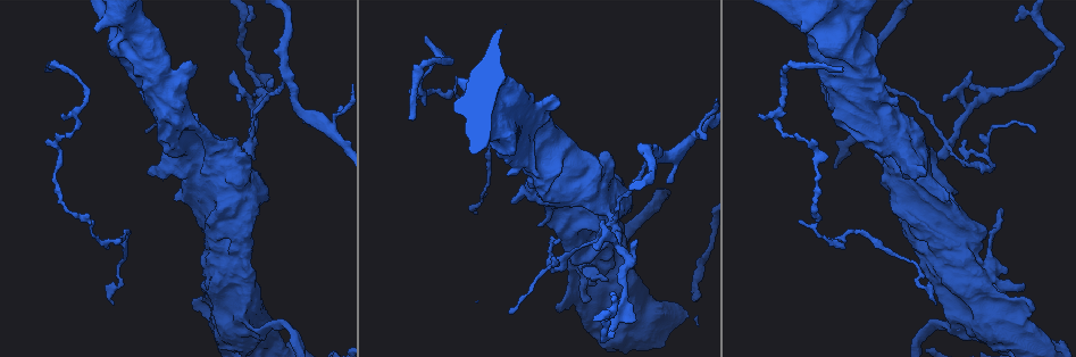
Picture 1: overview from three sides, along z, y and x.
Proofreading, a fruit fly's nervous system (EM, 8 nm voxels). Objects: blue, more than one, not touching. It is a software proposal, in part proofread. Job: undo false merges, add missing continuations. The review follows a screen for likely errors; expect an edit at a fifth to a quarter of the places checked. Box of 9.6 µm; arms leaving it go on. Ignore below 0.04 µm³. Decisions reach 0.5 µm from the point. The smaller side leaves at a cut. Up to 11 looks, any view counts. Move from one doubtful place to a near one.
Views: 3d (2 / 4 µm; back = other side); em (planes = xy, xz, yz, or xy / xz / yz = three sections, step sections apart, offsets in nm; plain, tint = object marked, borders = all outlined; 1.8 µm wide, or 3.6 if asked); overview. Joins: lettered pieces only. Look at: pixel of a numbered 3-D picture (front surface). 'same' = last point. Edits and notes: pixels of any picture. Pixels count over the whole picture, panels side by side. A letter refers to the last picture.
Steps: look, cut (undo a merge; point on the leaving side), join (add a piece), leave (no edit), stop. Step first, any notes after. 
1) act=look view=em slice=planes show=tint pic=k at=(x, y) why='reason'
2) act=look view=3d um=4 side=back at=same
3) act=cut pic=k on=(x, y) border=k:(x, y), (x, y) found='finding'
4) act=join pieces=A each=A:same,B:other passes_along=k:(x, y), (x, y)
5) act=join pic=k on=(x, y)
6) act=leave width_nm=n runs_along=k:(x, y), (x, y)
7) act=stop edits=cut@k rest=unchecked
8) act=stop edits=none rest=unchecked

act=look view=em um=3.6 slice=planes show=plain pic=1 at=(411, 120) why='long arm stops here'

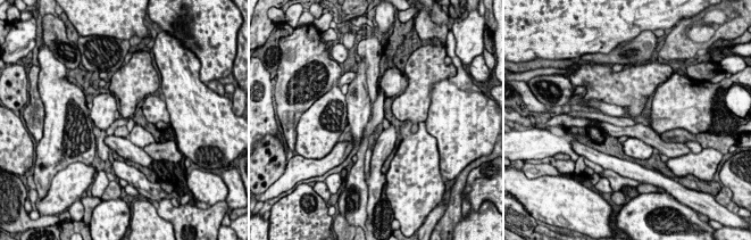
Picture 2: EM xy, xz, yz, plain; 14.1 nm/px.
act=look view=em um=3.6 slice=planes show=borders at=same

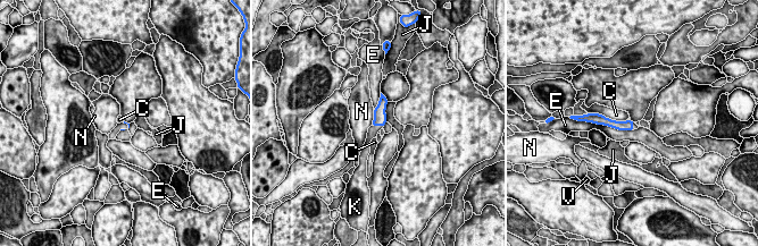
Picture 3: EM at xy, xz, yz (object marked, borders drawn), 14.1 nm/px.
act=join pieces=K each=C:other,E:other,J:other,K:same,N:other,V:other passes_along=3:(380, 117), (377, 125), (373, 130) found='it goes on there'

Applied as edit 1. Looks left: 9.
act=look view=3d um=4 pic=1 at=(546, 104) why='thick turns thin'

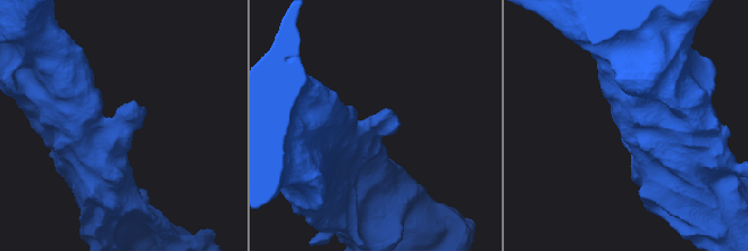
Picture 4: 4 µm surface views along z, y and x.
act=look view=em um=3.6 slice=planes show=borders pic=4 at=(117, 131)

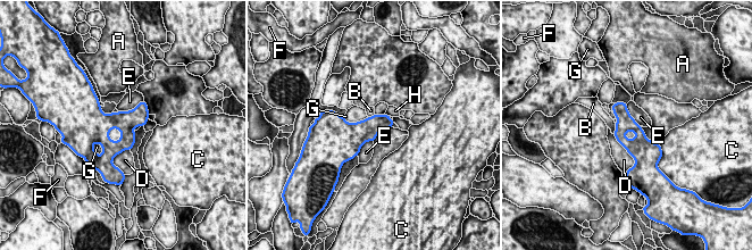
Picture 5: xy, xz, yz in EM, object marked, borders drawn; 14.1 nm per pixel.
act=leave width_nm=320 each=A:other,B:other,C:other,D:other,E:other,F:other,G:other,H:other border=5:(143, 100), (131, 109), (118, 111) found='continuous, no second neuron'

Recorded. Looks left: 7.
act=look view=em slice=planes show=tint pic=1 at=(113, 305) why='thin end'

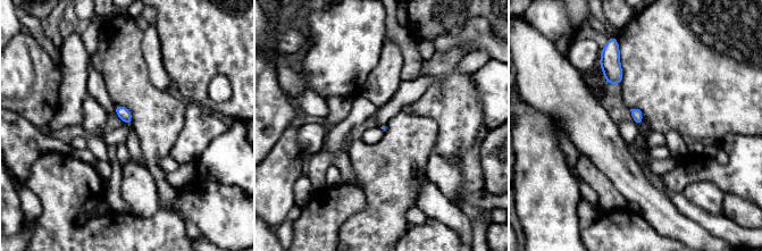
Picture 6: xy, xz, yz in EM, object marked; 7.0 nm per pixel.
act=look view=em slice=planes show=borders at=same

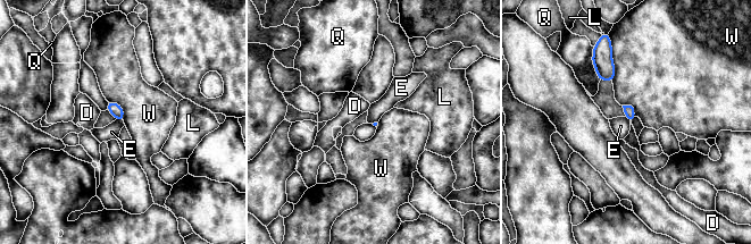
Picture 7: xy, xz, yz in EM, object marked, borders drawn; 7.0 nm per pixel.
act=leave each=D:other,E:other,L:other,Q:other,W:other border=7:(116, 118), (123, 122) found='none of them fits'

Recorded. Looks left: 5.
act=look view=em slice=xy step=4 show=tint pic=1 at=(999, 268) why='touches itself'

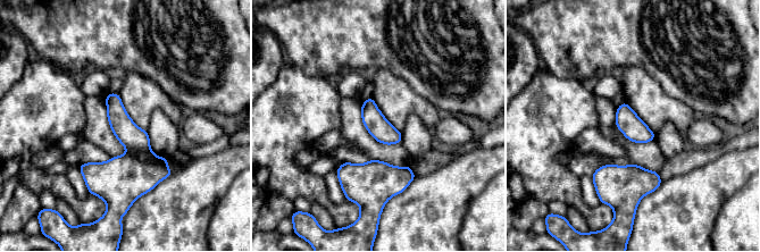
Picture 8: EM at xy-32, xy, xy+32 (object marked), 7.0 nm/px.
act=look view=em slice=planes show=borders at=same why='cut it another way'

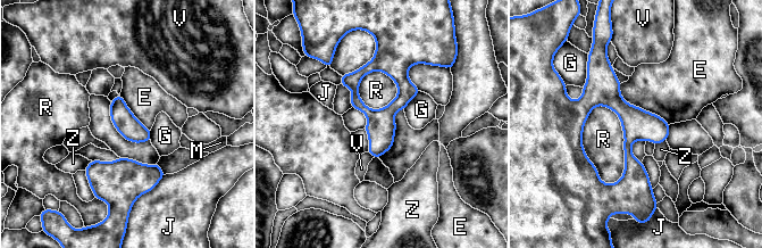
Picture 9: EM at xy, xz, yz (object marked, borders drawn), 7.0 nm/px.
act=leave each=E:other,G:other,J:other,M:other,R:other,V:other,Z:other runs_along=9:(568, 117), (602, 183), (649, 190) found='all the same neuron'

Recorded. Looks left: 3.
act=look view=3d um=2 pic=1 at=(944, 144) why='four or more arms meet'

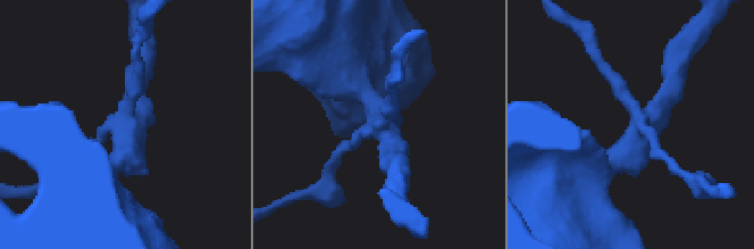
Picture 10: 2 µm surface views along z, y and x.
act=look view=em slice=xy step=4 show=tint pic=10 at=(127, 127) arms=4 why='need the tissue'

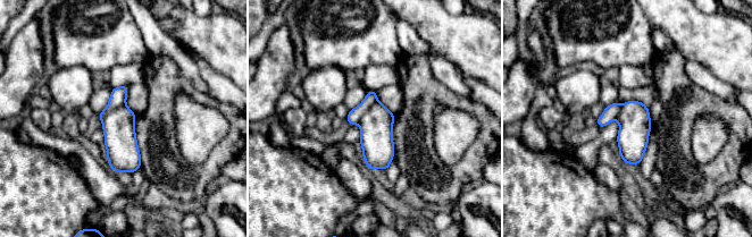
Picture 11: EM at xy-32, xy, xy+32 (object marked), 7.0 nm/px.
act=look view=em slice=planes show=borders at=same why='another direction'

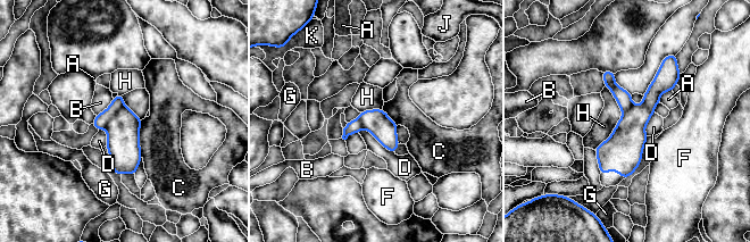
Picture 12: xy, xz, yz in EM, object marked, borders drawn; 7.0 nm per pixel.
act=cut pic=12 on=(100, 122) longest_contact=H:460nm each=A:other,B:other,C:other,D:other,F:other,G:other,H:other,J:other,K:other border=12:(124, 105), (103, 127) found='two neurons meet here'

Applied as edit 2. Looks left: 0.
act=stop edits=join@3,cut@12 rest=unchecked

